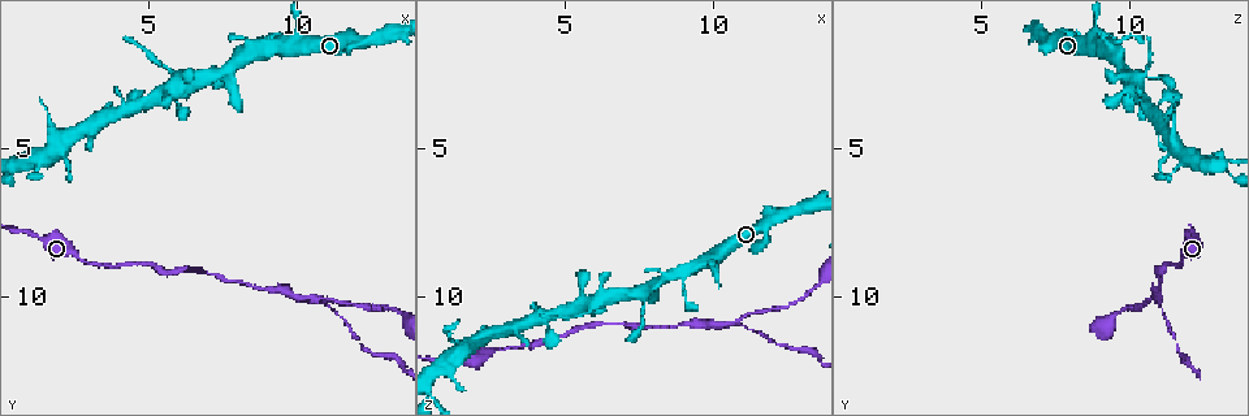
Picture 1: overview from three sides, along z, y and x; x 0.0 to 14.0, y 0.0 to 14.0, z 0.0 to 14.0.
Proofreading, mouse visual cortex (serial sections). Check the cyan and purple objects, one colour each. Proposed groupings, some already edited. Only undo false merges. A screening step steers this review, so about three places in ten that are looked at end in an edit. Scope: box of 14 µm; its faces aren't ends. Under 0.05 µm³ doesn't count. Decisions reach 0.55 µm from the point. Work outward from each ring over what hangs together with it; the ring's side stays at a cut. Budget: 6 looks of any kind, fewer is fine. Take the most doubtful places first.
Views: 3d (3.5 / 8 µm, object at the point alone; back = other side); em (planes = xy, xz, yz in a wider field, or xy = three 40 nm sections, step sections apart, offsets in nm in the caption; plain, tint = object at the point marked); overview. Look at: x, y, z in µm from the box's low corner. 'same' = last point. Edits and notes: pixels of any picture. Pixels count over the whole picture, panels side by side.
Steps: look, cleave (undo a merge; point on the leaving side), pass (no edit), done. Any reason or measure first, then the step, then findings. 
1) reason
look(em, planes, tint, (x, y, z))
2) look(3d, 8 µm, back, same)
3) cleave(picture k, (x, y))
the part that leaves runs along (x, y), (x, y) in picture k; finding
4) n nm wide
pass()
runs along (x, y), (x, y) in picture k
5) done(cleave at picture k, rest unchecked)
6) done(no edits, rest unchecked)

branch point
look(3d, 3.5 µm, (10.6, 10.1, 11.0))

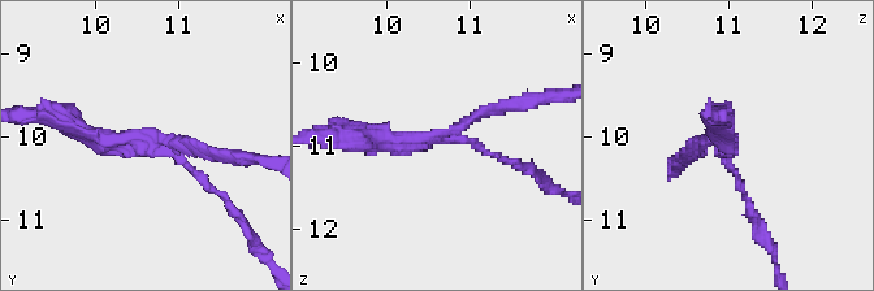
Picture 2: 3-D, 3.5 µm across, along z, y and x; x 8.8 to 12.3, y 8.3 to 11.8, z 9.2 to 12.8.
3 arms; arms of 100, 150, 250 nm
look(em, xy, step 3, tint, (10.50, 10.10, 10.90))

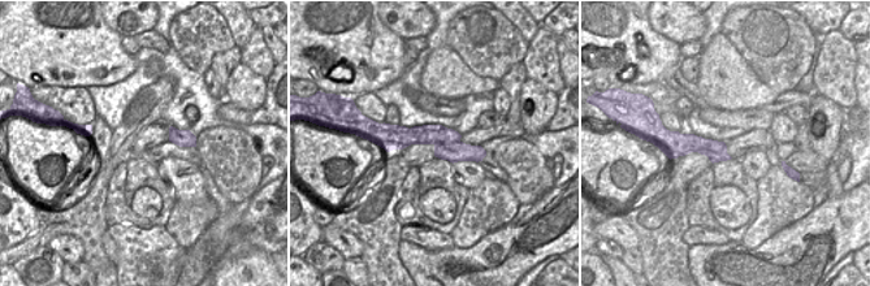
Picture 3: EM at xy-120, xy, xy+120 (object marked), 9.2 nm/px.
pass()
runs along (379, 138), (440, 137), (481, 154) in picture 3; one cell here

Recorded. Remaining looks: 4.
a narrow waist
look(3d, 3.5 µm, (7.6, 2.6, 10.7))

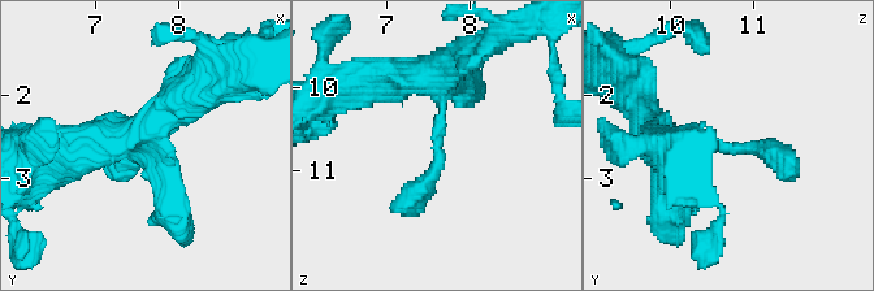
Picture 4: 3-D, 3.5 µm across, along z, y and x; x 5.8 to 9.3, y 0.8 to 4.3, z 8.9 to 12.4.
look(em, planes, tint, (7.60, 2.60, 10.70))

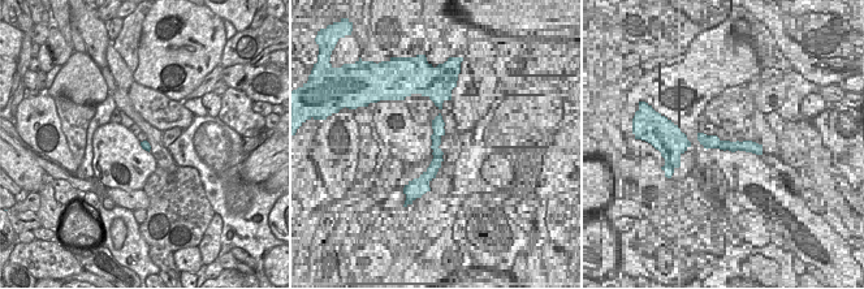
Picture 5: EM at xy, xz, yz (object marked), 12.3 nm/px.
pass()
one cell here

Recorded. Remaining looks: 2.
three arms meet
look(3d, 8 µm, (5.8, 3.0, 10.2))

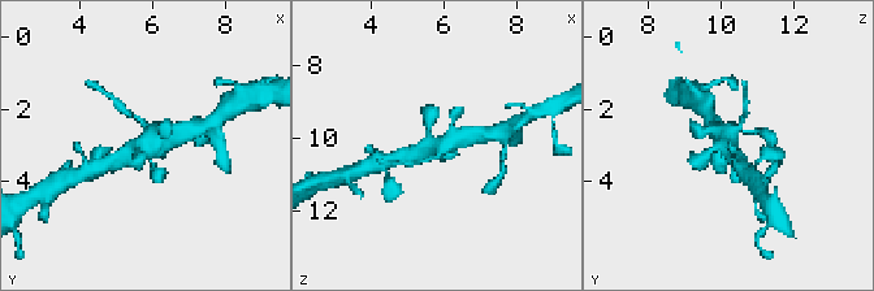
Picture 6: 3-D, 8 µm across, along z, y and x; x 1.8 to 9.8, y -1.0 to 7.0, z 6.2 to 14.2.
look(em, planes, tint, (5.8, 3.0, 10.3))

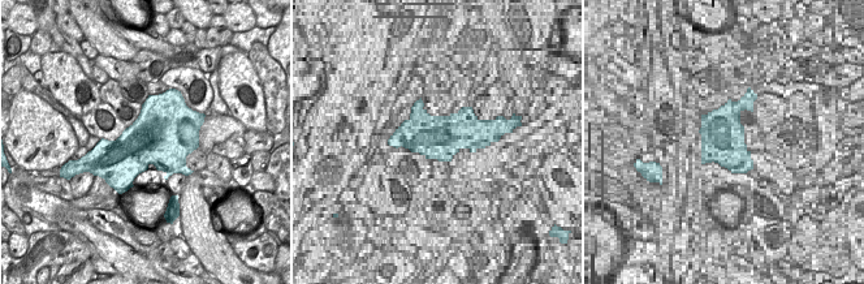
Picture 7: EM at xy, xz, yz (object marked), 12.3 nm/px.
pass()
runs along (178, 133), (113, 161) in picture 6; continuous, no second cell

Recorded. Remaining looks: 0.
done(no edits, rest unchecked)

